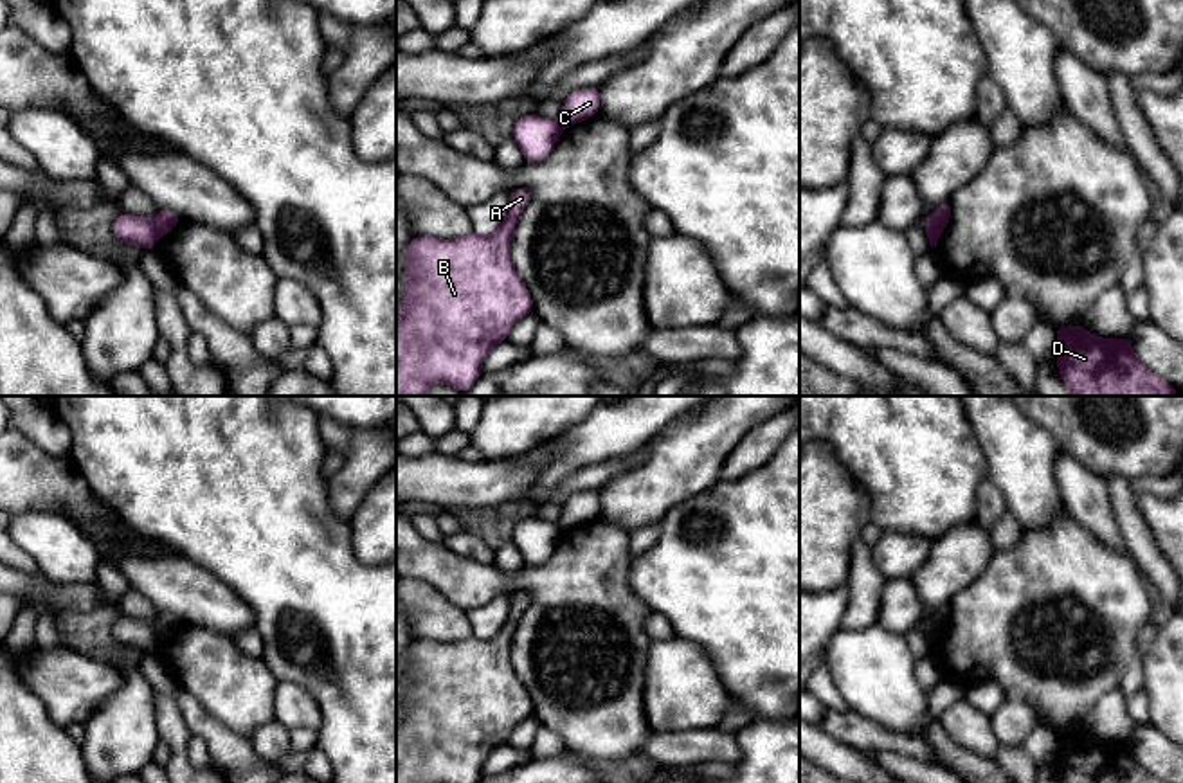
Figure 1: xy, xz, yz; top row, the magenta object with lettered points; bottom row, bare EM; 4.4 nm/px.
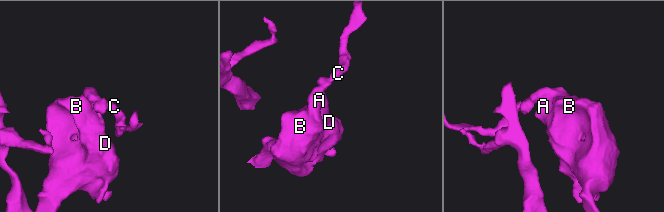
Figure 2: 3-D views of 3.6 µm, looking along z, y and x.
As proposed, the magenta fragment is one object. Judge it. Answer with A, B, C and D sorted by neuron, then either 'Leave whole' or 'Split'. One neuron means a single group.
Groups: A B D / C. Split

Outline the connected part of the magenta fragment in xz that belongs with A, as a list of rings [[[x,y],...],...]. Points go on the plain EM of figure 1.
[[[526,590],[510,594],[506,623],[488,639],[416,639],[405,653],[405,697],[396,722],[396,783],[477,783],[490,754],[508,742],[511,729],[533,715],[533,700],[511,666],[511,644],[519,621],[531,603]]]

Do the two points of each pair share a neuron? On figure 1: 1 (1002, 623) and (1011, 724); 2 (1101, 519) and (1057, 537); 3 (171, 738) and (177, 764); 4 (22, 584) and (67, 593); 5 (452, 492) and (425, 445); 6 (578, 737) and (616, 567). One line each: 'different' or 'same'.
1: different
2: different
3: same
4: same
5: different
6: same

